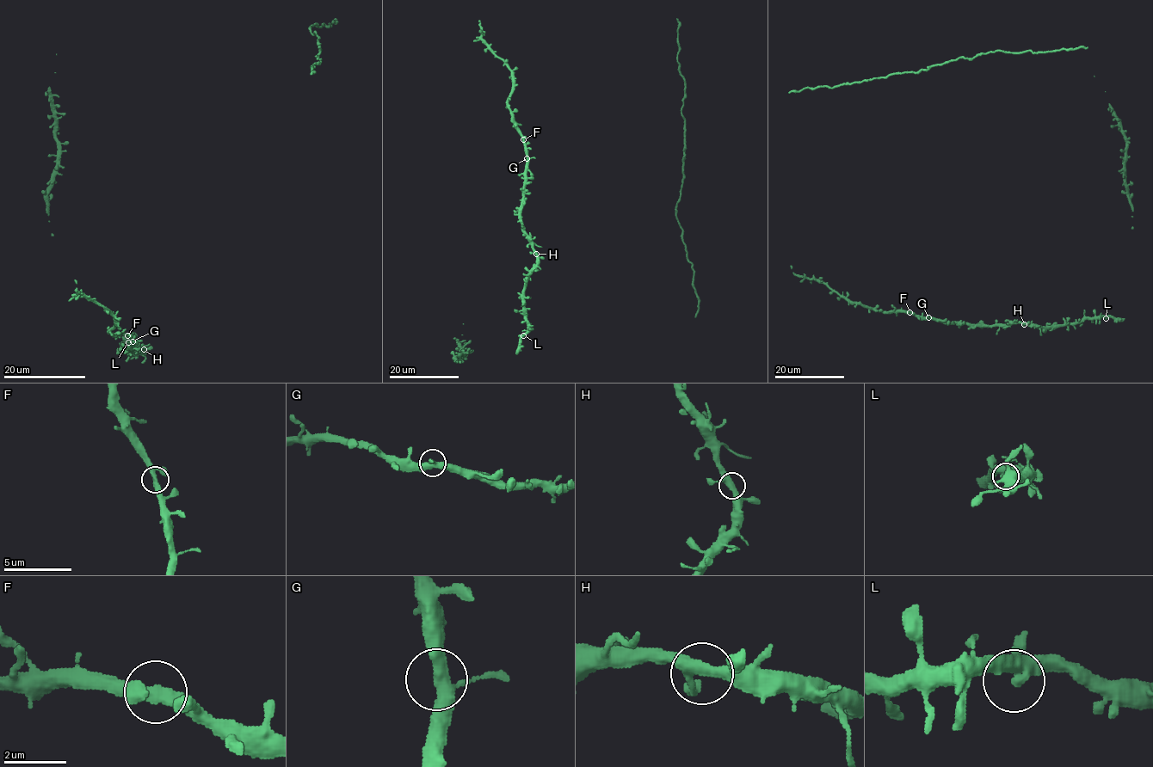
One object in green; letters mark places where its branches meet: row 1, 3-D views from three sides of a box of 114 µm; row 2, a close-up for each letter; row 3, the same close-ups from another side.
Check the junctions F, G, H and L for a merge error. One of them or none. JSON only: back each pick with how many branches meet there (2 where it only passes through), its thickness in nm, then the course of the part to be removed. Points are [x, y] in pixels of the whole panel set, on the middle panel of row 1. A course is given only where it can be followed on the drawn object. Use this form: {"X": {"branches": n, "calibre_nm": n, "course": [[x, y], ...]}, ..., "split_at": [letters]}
{"split_at": []}

